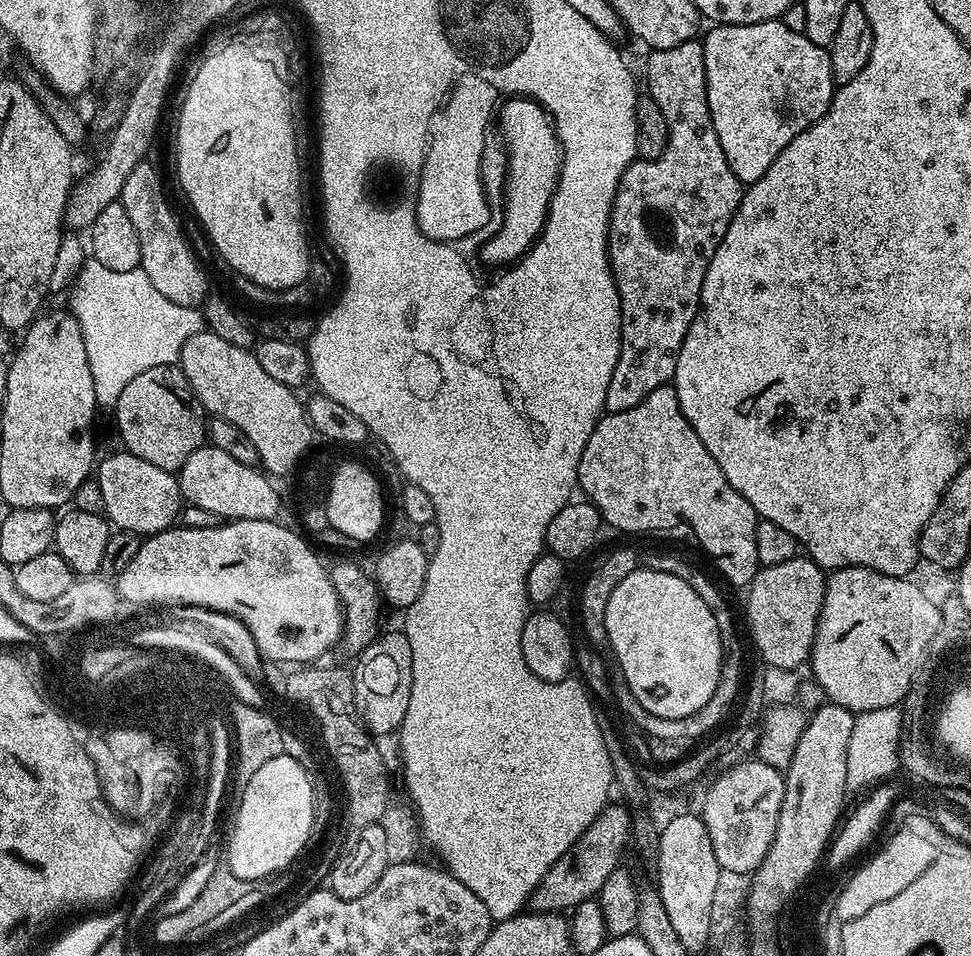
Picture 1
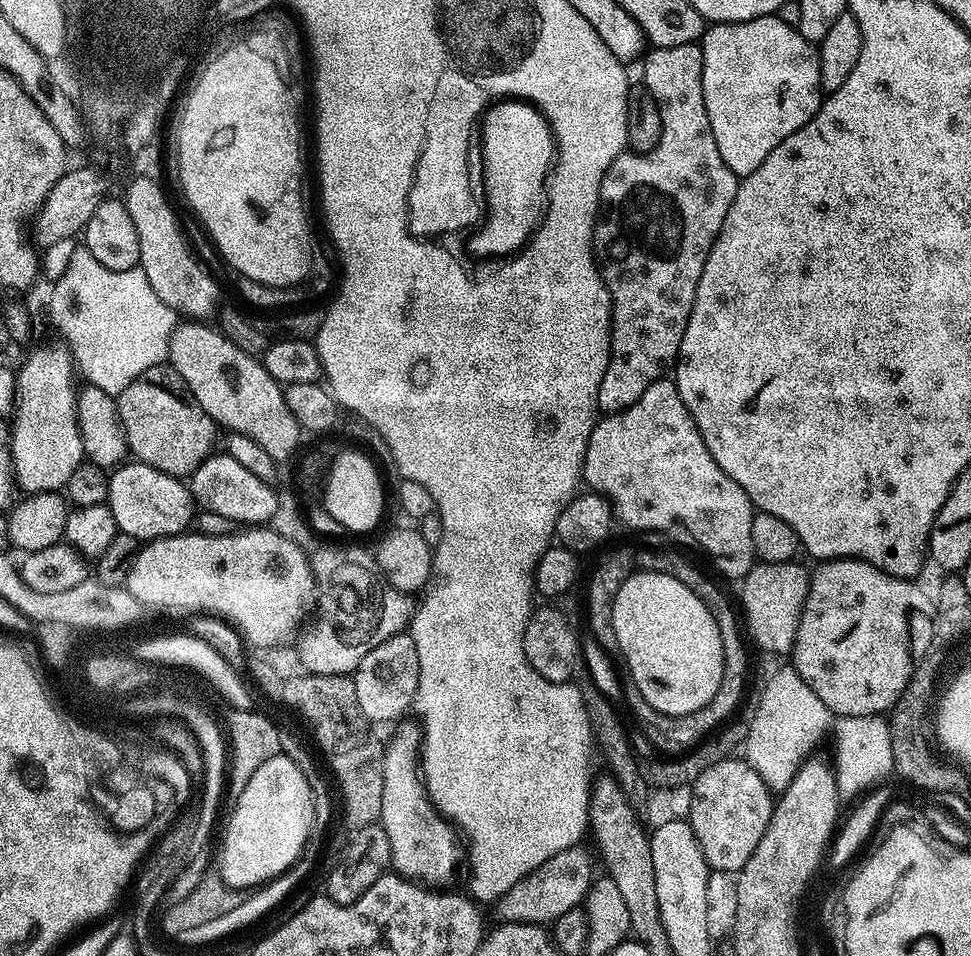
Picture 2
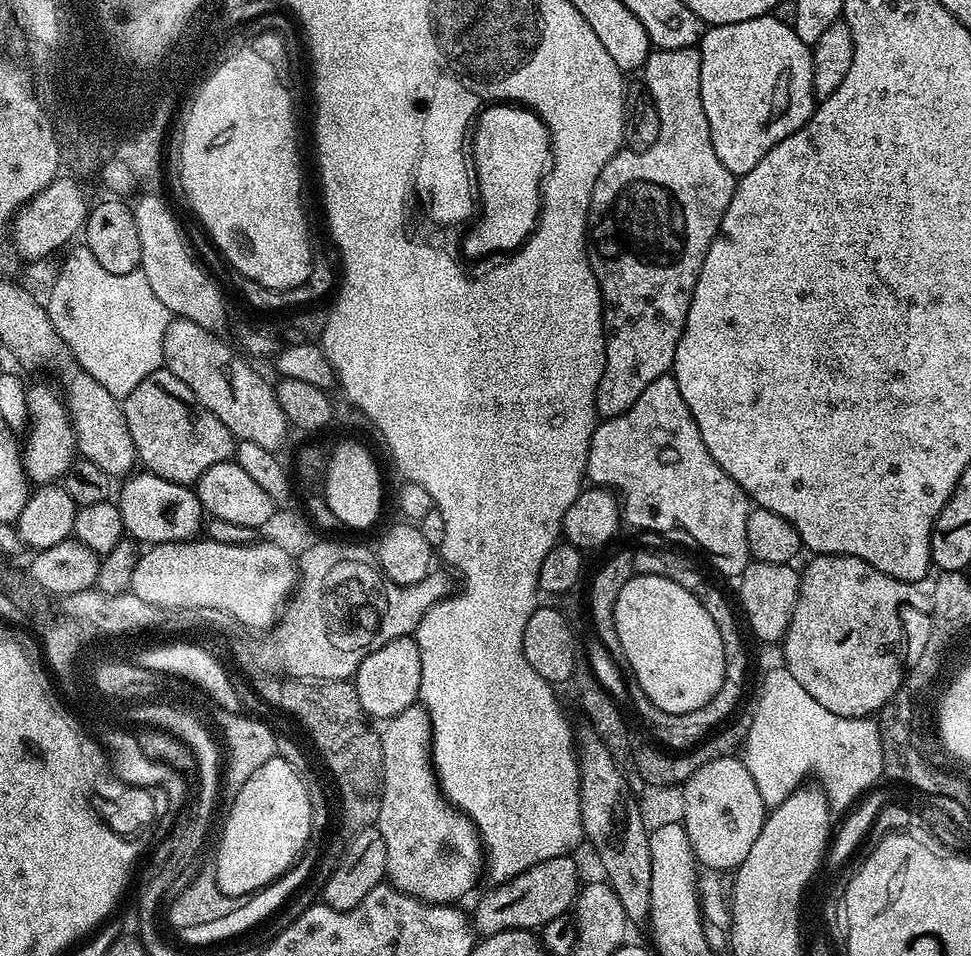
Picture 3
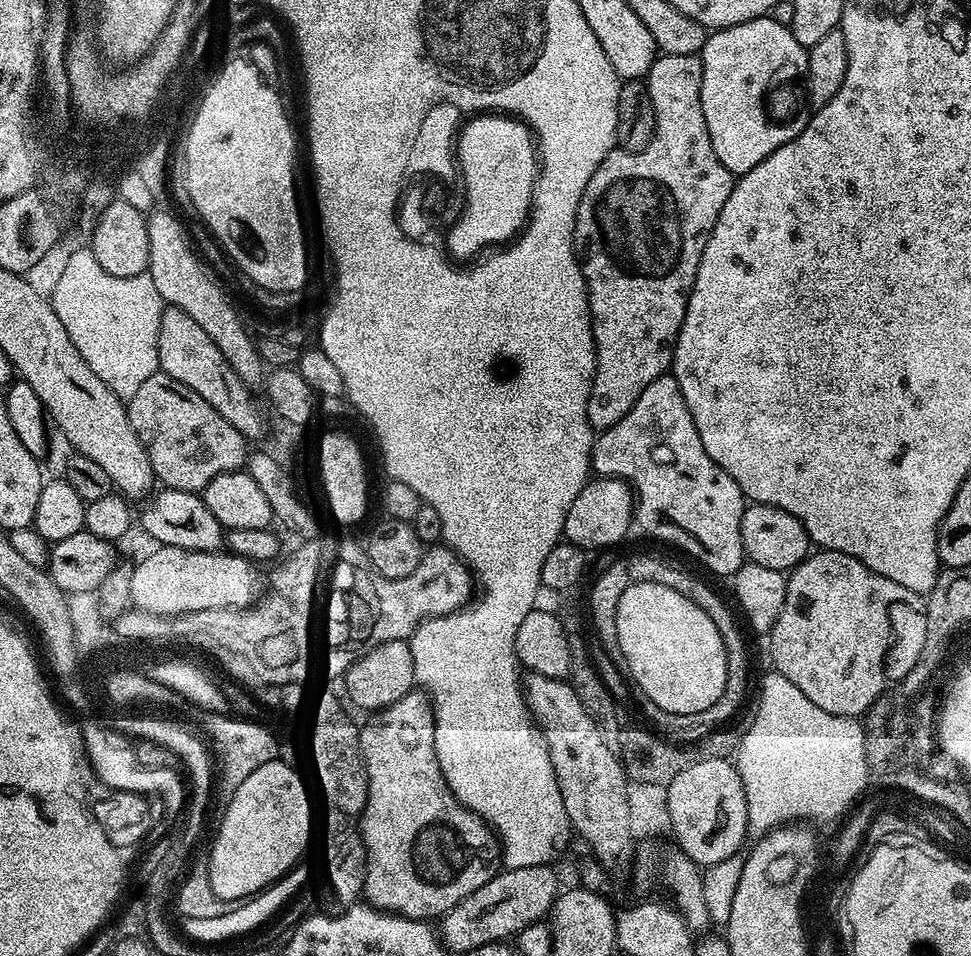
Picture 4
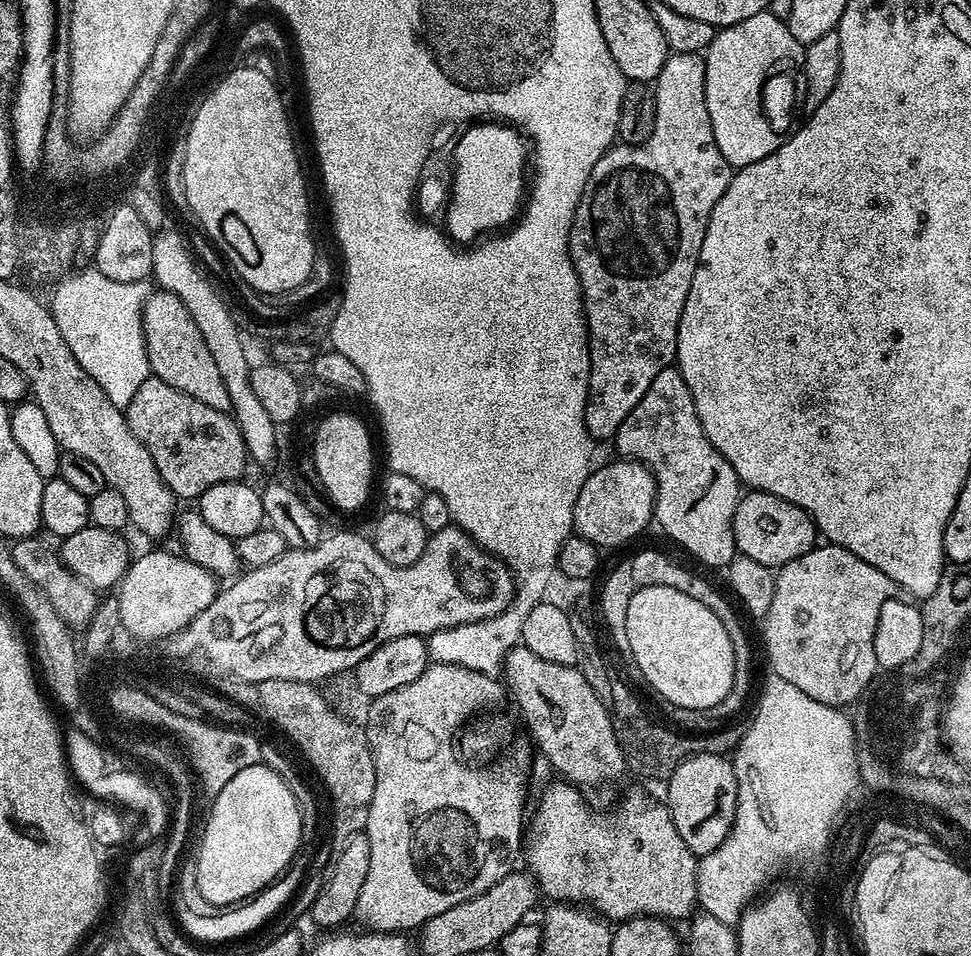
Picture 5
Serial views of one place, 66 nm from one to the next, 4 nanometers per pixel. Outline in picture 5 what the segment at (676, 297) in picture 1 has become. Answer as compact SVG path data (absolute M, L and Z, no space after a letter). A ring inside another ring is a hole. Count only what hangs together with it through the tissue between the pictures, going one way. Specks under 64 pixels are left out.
M672 52L662 66L659 76L654 81L656 93L656 121L654 134L645 144L621 144L609 148L607 154L598 158L598 166L590 170L590 182L586 182L586 190L580 199L578 210L574 214L574 222L570 226L568 252L574 262L574 270L578 274L580 289L584 295L584 317L588 323L588 345L590 346L590 378L588 379L588 405L586 406L586 430L593 441L611 441L616 435L618 426L626 422L630 410L642 402L642 394L650 390L650 382L658 378L663 368L673 367L676 359L676 339L678 326L682 318L682 306L686 306L686 294L690 294L690 282L694 278L694 270L700 265L702 238L706 238L706 226L714 206L718 206L718 198L726 194L726 186L732 181L733 167L722 158L722 150L714 142L714 126L710 126L710 114L706 110L706 66L704 57L699 52L682 54Z

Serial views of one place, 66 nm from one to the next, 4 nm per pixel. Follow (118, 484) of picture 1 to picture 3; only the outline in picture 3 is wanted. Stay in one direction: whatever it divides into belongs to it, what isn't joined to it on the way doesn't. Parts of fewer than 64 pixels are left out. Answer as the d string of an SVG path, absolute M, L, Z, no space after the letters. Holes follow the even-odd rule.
M147 470L129 475L121 484L124 485L120 488L118 507L125 533L131 539L137 542L145 540L145 545L151 546L190 540L201 535L205 527L206 513L189 485L175 484L166 478L158 478Z

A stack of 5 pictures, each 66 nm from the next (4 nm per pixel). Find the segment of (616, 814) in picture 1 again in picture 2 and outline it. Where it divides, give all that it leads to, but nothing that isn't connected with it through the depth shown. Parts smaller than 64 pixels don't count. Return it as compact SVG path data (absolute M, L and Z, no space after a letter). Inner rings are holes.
M578 843L562 850L562 854L554 854L554 858L542 862L538 870L534 870L518 886L511 888L502 901L503 919L513 924L548 926L562 918L566 910L581 907L587 901L592 881L598 875L597 857L592 857L584 847L583 843Z

